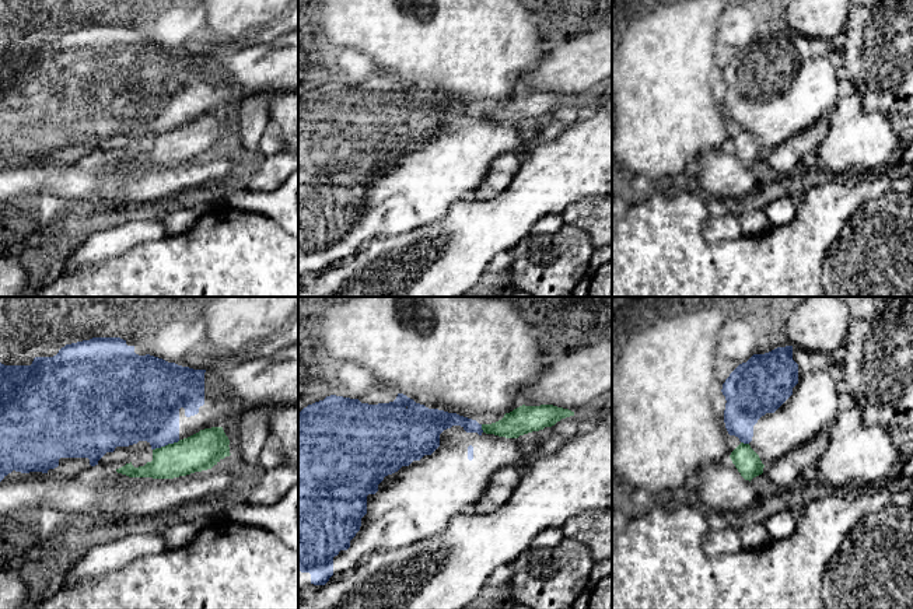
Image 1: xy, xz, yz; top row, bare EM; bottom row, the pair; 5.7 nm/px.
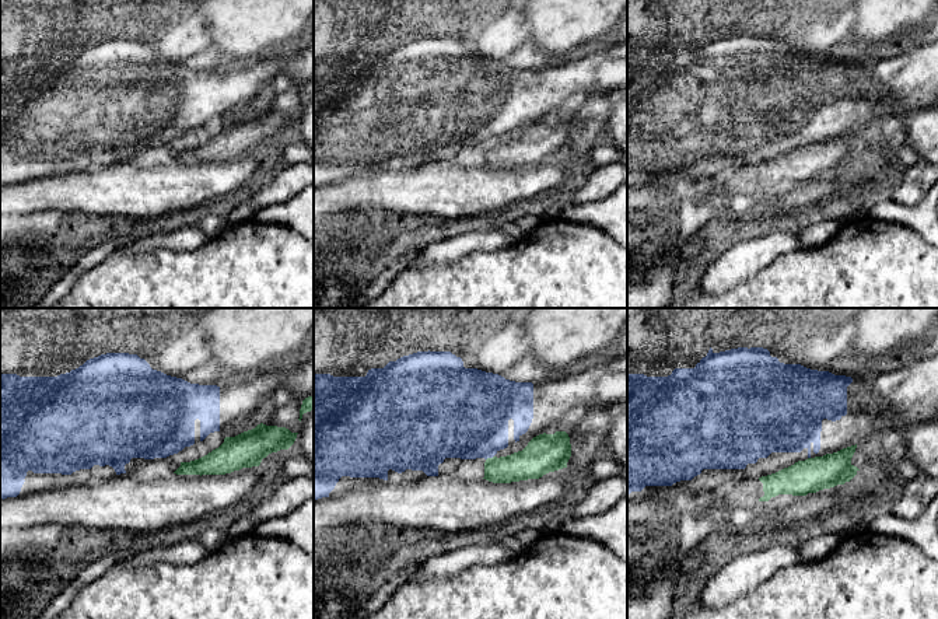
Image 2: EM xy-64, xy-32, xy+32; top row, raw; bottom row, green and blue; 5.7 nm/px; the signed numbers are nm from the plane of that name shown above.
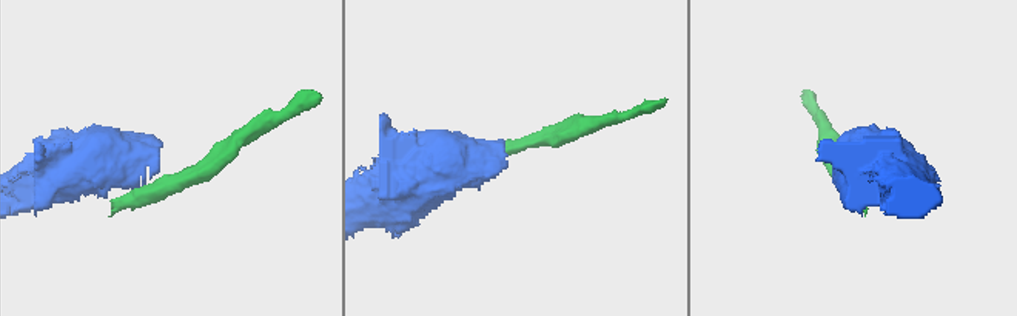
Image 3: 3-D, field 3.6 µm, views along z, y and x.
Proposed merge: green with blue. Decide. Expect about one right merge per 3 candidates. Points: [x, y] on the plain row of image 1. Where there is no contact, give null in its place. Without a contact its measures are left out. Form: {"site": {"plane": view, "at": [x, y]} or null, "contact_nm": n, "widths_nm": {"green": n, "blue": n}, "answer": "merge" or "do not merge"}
{"site": {"plane": "xy", "at": [165, 132]}, "contact_nm": 170, "widths_nm": {"green": 220, "blue": 380}, "answer": "do not merge"}

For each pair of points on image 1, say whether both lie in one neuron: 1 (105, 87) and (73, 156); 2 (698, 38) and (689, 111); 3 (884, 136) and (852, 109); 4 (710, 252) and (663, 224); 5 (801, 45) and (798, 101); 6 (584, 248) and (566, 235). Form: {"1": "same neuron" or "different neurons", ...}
{"1": "same neuron", "2": "same neuron", "3": "same neuron", "4": "same neuron", "5": "same neuron", "6": "same neuron"}

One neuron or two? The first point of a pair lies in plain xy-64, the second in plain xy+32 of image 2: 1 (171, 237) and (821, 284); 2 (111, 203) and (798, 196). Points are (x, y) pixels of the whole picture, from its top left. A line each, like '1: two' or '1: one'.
1: two
2: one

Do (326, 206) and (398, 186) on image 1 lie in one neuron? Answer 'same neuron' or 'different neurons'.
same neuron

